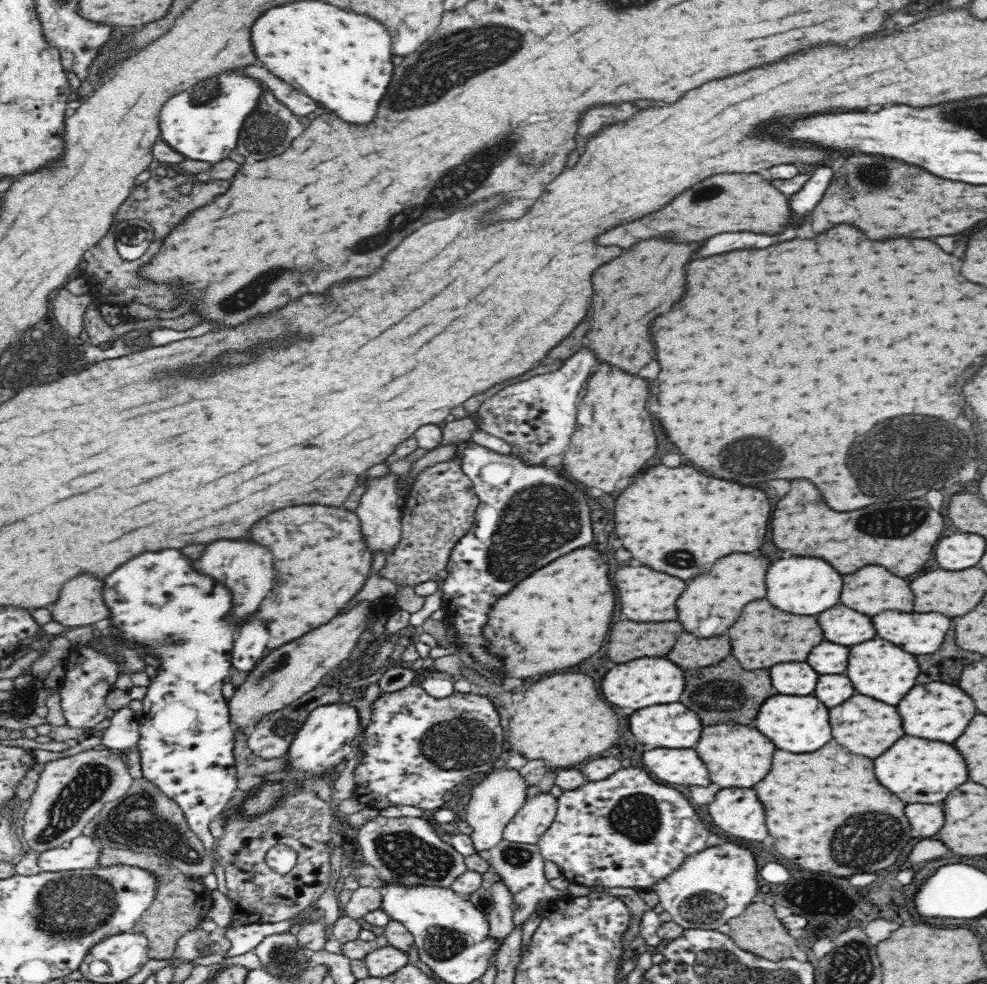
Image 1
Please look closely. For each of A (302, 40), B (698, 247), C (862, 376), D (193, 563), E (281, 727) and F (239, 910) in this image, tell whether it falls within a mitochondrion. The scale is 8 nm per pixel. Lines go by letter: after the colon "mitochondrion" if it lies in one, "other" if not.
A: other
B: other
C: other
D: other
E: mitochondrion
F: other

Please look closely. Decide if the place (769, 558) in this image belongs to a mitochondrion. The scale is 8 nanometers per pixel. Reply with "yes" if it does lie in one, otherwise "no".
no

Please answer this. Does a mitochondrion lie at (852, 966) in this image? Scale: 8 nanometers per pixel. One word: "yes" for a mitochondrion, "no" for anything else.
yes

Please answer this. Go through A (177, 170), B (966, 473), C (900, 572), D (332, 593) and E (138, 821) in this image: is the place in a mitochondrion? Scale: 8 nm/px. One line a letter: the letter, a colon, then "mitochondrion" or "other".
A: other
B: mitochondrion
C: other
D: other
E: mitochondrion

